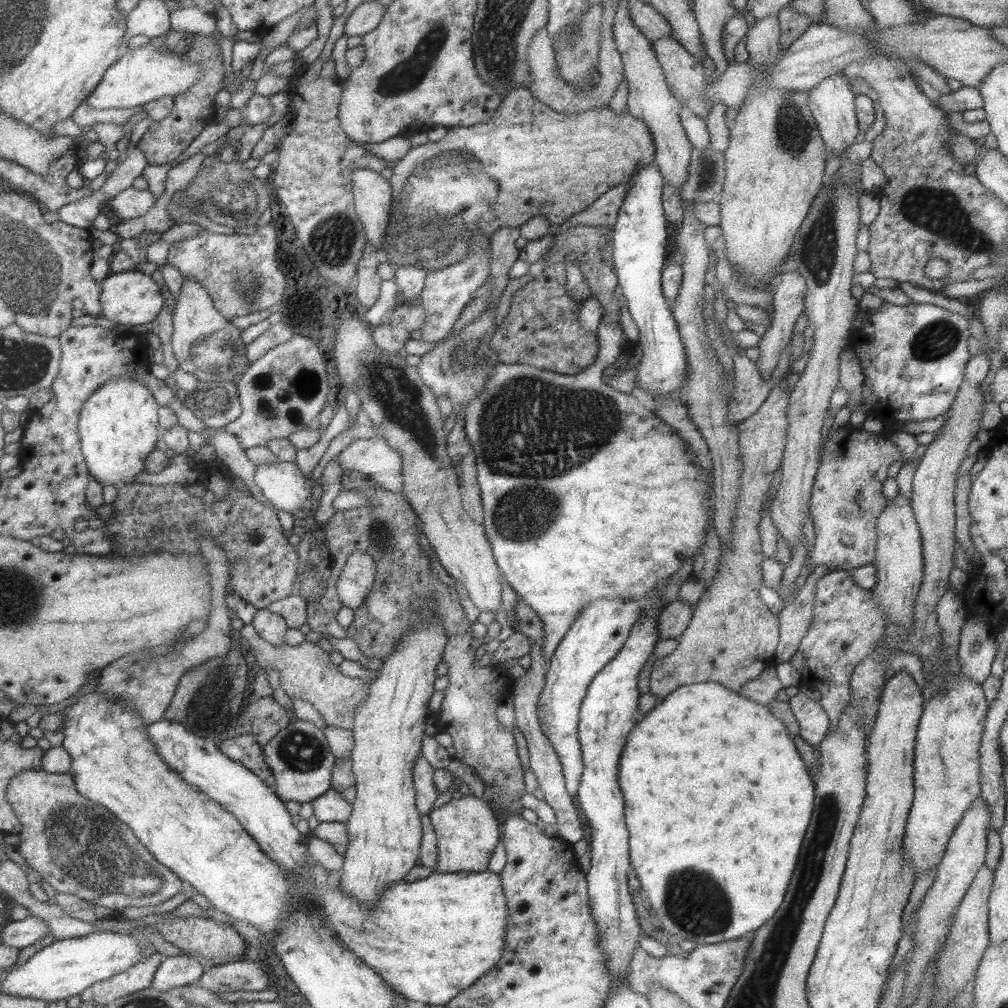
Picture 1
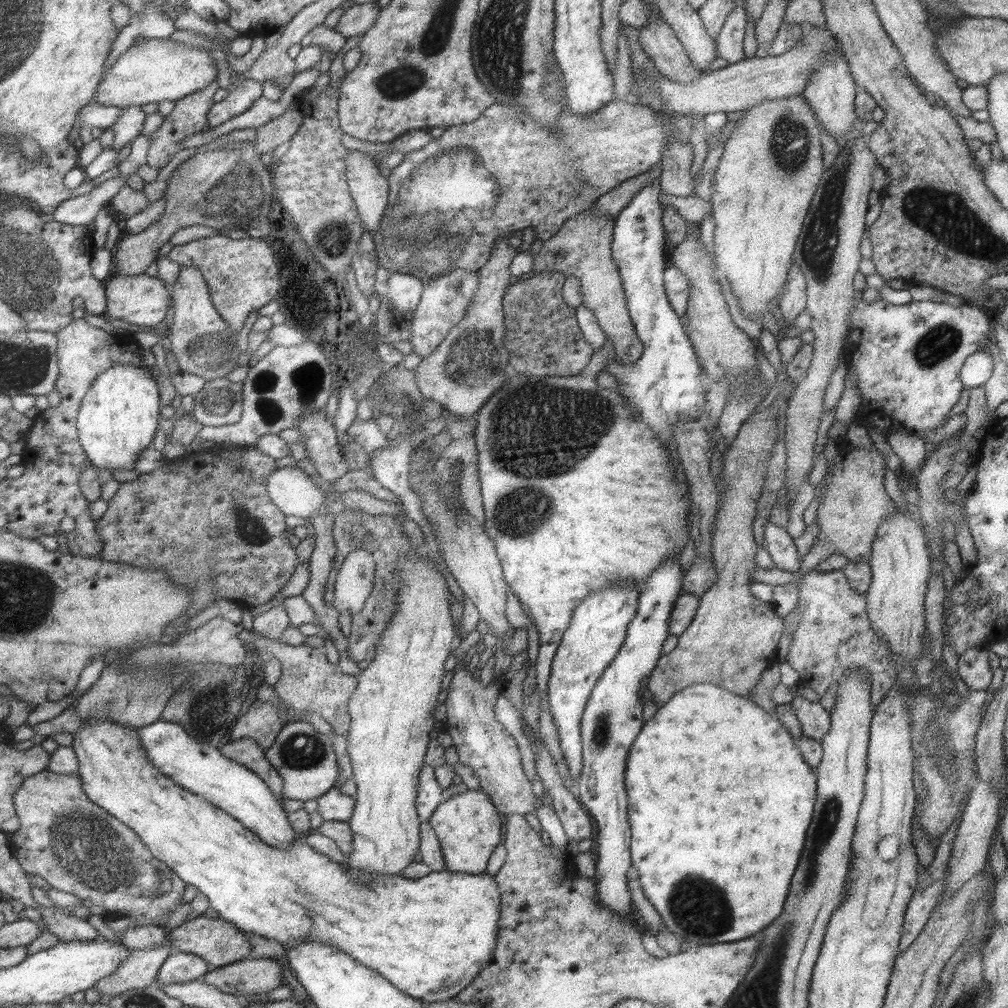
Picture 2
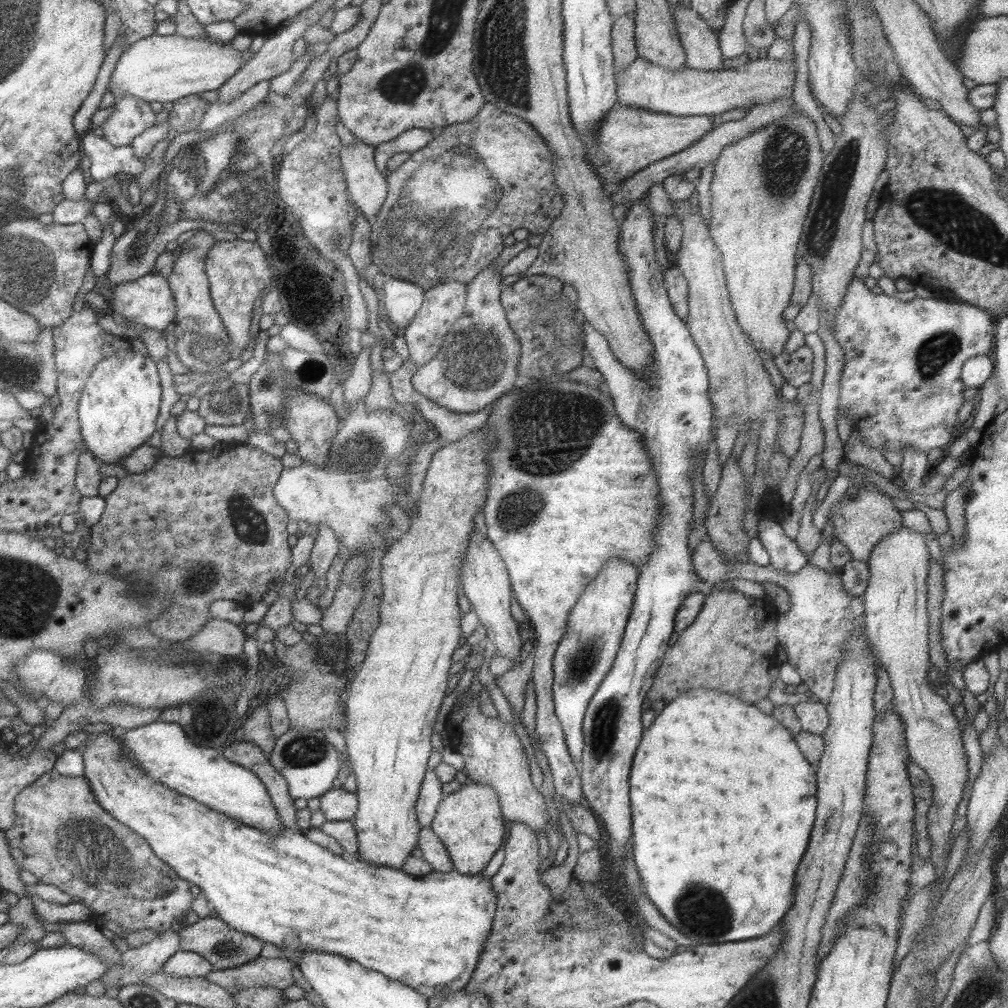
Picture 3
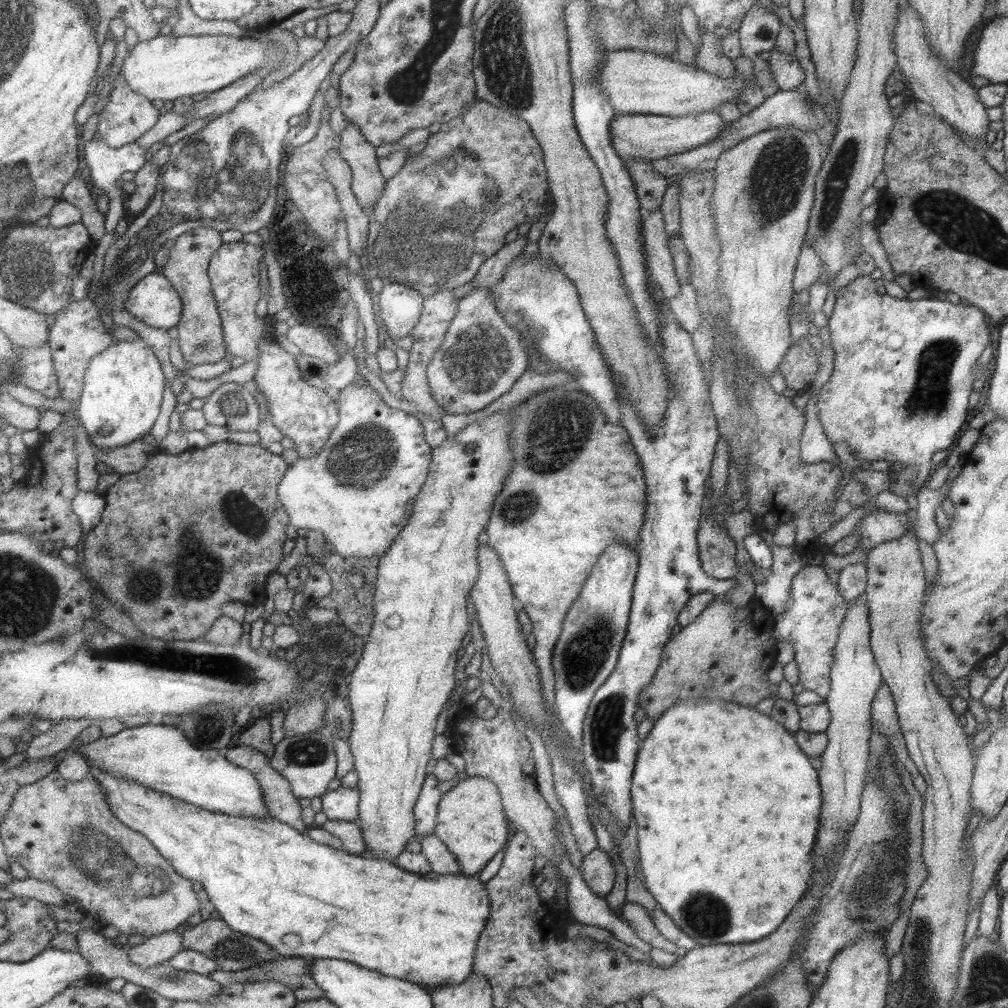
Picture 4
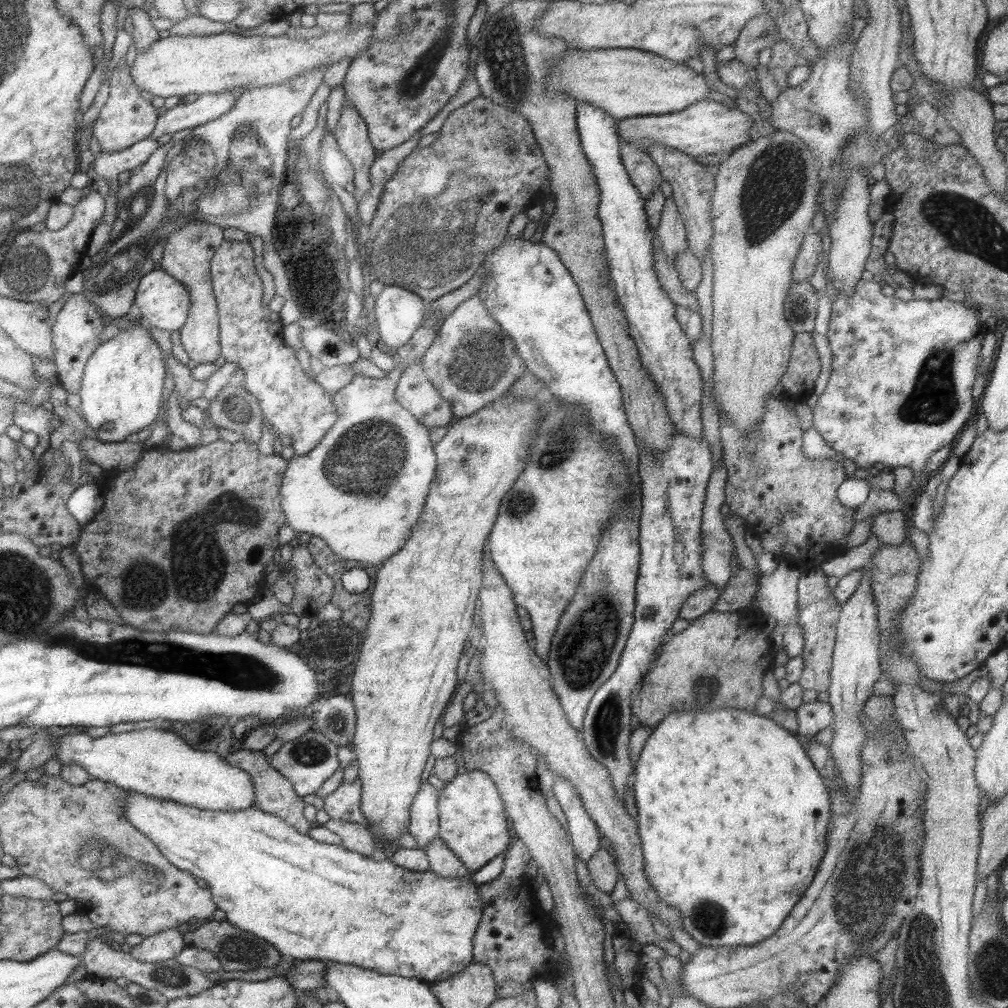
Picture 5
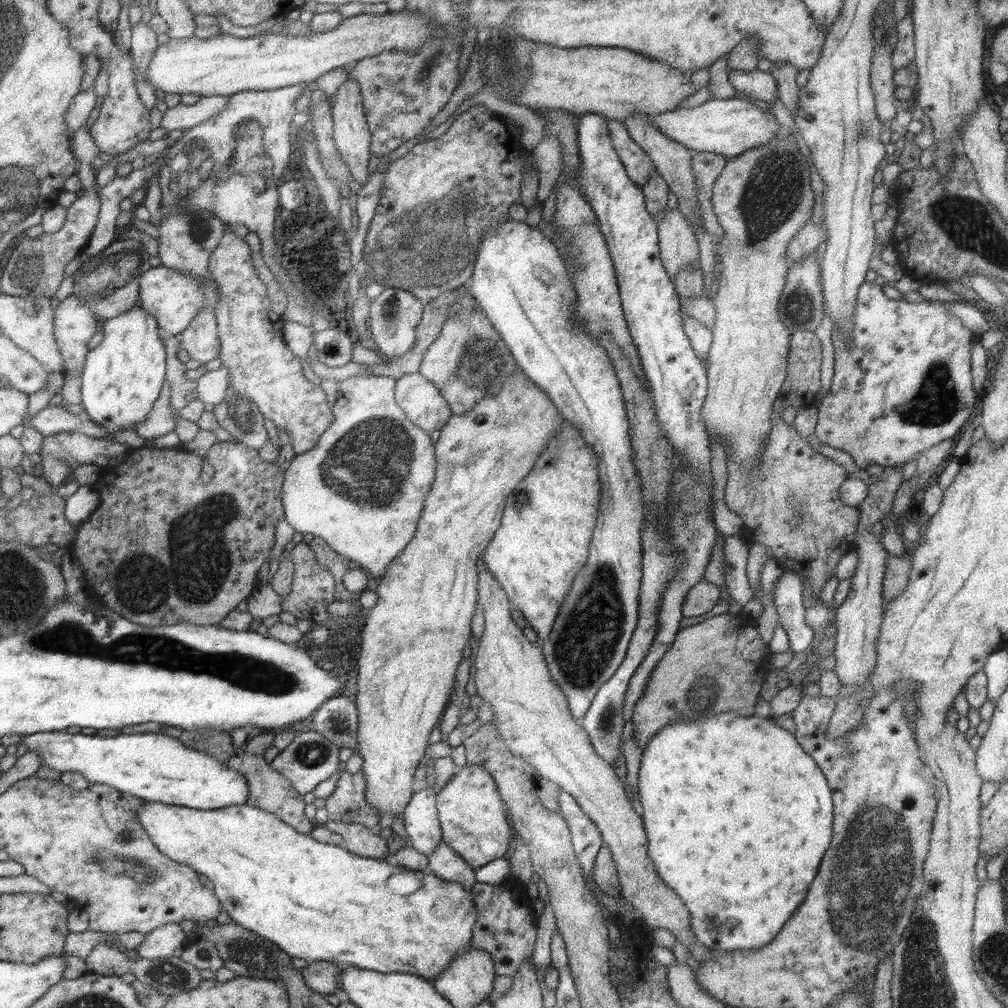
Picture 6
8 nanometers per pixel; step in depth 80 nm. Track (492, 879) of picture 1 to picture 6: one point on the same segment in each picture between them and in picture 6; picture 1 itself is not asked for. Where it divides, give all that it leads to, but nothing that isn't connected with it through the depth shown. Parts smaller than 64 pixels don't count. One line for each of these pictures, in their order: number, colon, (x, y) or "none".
2: (429, 937)
3: (427, 932)
4: (257, 873)
5: (311, 900)
6: (316, 901)

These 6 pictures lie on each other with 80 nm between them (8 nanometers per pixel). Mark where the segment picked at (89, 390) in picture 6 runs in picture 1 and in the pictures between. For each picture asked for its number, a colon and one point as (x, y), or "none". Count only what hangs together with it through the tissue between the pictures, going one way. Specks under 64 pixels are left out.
1: (118, 426)
2: (118, 417)
3: (119, 406)
4: (121, 399)
5: (121, 392)

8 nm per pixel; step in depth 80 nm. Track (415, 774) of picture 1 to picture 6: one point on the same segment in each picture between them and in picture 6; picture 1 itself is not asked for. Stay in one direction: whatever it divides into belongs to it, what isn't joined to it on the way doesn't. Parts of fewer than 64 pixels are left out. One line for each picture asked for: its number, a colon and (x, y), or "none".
2: (428, 791)
3: (429, 796)
4: (424, 811)
5: (423, 816)
6: (420, 819)

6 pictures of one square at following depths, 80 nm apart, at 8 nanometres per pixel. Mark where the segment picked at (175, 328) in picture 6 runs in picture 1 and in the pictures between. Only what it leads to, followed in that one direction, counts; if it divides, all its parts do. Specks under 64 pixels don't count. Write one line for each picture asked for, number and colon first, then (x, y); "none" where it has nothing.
1: (130, 298)
2: (140, 300)
3: (148, 301)
4: (153, 301)
5: (162, 302)

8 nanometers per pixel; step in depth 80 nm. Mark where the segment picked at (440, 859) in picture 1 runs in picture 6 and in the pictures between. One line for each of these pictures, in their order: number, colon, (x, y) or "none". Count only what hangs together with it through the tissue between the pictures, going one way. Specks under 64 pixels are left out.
2: (467, 827)
3: (468, 822)
4: (470, 821)
5: (471, 822)
6: (470, 812)

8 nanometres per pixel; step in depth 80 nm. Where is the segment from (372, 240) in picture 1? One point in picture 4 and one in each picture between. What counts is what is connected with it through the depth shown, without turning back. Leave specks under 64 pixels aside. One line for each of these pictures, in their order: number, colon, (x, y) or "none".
2: (369, 190)
3: (367, 188)
4: (367, 184)

